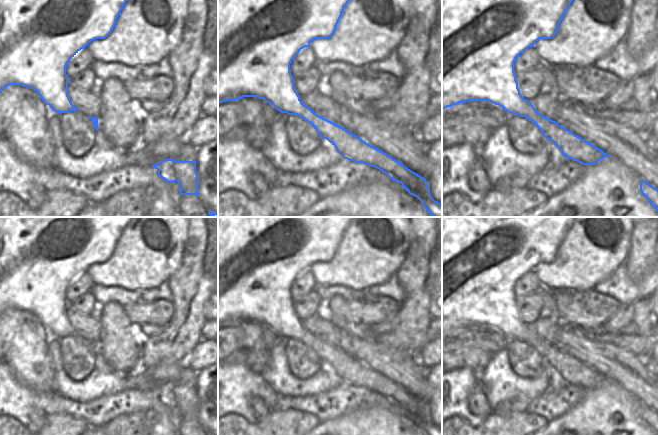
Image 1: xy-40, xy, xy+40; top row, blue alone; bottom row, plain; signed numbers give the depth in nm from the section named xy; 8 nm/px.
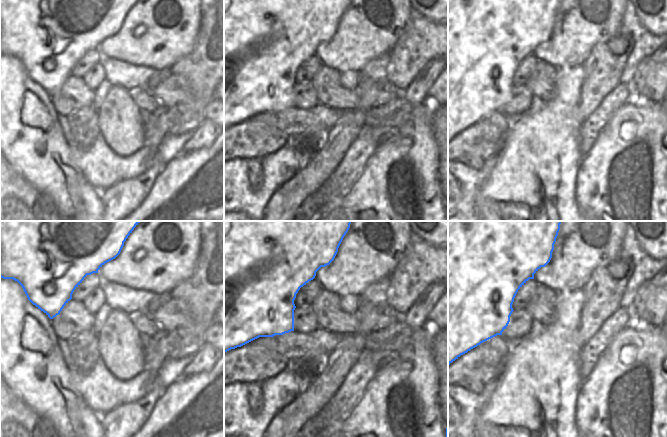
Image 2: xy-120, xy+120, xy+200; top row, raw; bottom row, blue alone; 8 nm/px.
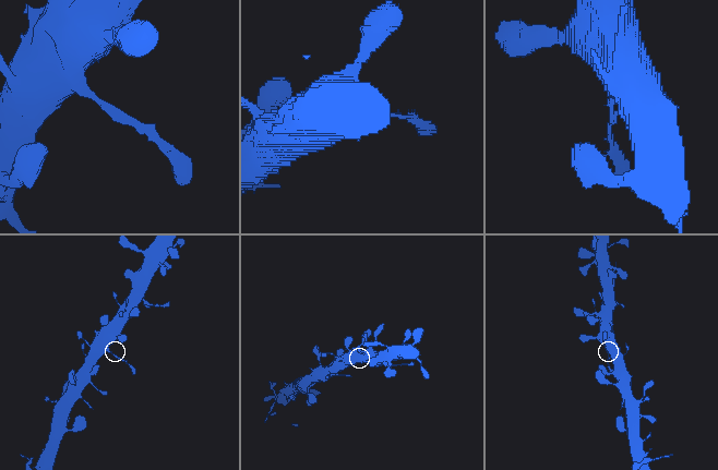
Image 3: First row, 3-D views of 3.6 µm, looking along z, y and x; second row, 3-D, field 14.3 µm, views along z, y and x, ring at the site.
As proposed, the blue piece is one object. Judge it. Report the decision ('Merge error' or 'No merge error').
No merge error.

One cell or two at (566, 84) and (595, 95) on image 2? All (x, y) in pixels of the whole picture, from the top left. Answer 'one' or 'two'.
two

